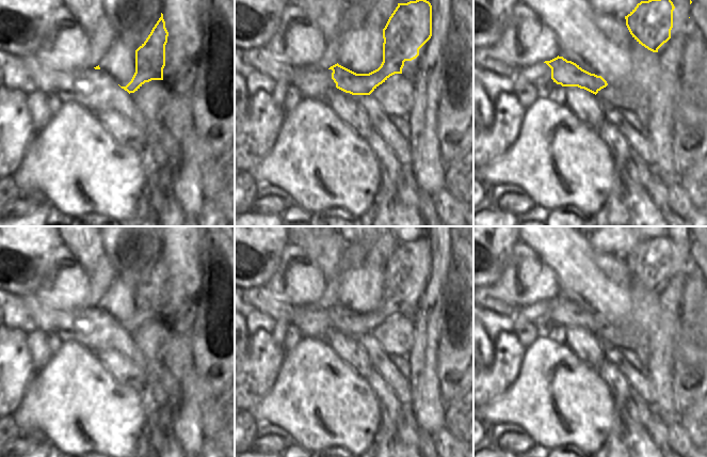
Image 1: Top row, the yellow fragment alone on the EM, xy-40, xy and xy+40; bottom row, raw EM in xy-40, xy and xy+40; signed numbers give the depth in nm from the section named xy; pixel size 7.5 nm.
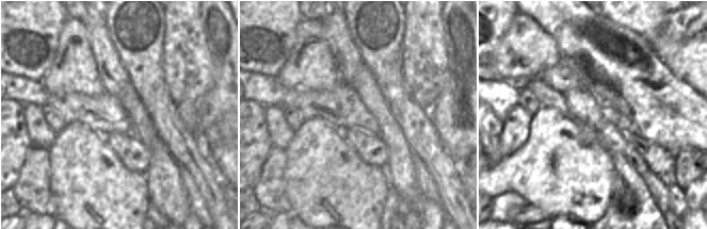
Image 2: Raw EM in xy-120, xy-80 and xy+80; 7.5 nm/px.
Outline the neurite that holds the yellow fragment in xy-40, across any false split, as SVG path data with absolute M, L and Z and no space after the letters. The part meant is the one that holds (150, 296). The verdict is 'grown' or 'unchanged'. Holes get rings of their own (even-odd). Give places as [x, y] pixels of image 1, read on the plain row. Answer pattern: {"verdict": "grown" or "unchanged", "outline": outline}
{"verdict": "unchanged", "outline": "M163 253L152 267L146 280L135 289L135 312L126 326L120 326L129 333L138 330L145 321L163 319L165 305L165 284L168 271Z"}

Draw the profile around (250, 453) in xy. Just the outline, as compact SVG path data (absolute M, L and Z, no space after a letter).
M252 450L243 452L235 457L283 457L283 454L258 454Z

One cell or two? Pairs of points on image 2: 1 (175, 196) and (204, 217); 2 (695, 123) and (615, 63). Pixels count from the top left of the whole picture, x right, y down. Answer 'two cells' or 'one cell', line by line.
1: two cells
2: one cell

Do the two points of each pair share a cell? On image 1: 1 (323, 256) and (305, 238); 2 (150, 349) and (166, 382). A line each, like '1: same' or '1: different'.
1: same
2: different

